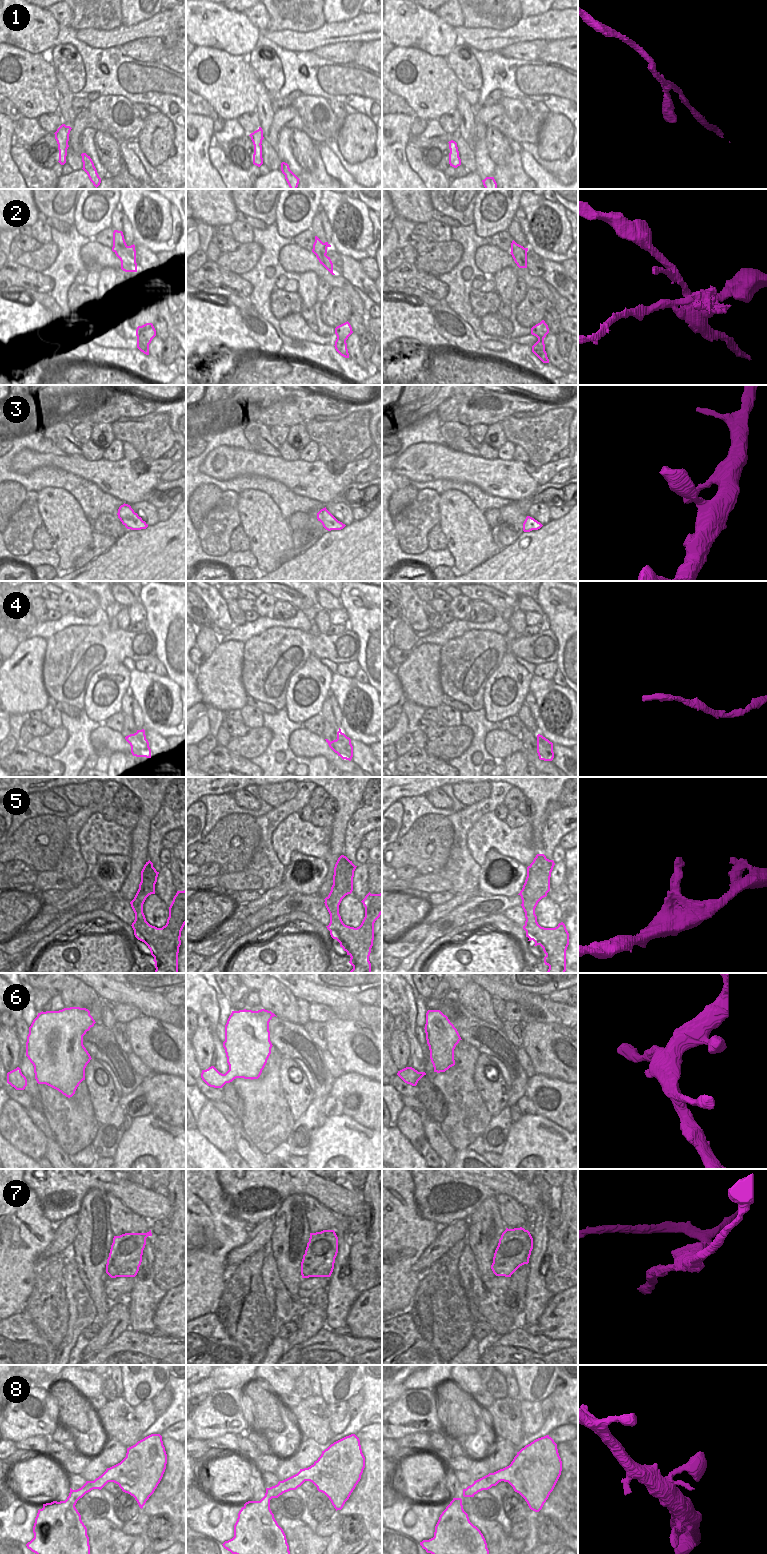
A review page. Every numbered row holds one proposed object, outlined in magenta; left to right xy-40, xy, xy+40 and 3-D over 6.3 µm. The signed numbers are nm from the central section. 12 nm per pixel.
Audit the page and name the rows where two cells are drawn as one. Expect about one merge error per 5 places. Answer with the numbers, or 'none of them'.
2, 7

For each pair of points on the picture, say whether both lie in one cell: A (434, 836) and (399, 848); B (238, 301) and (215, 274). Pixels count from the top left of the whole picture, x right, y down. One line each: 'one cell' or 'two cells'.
A: one cell
B: two cells

